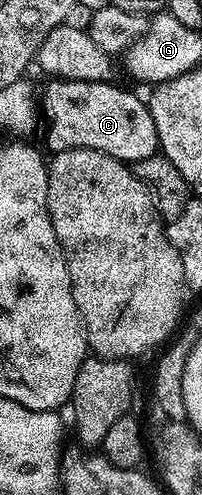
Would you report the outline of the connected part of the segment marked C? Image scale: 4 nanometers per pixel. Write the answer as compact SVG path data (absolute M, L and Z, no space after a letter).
M57 78L48 81L48 86L43 90L43 108L41 104L41 116L47 121L47 146L51 152L58 152L61 150L96 150L102 154L108 154L118 160L118 162L126 162L134 164L145 160L149 156L153 156L159 150L159 137L157 136L157 128L153 124L153 116L151 115L151 107L146 101L143 102L135 94L130 94L127 90L122 90L121 87L115 86L110 82L74 82L73 80L65 80L64 78Z

